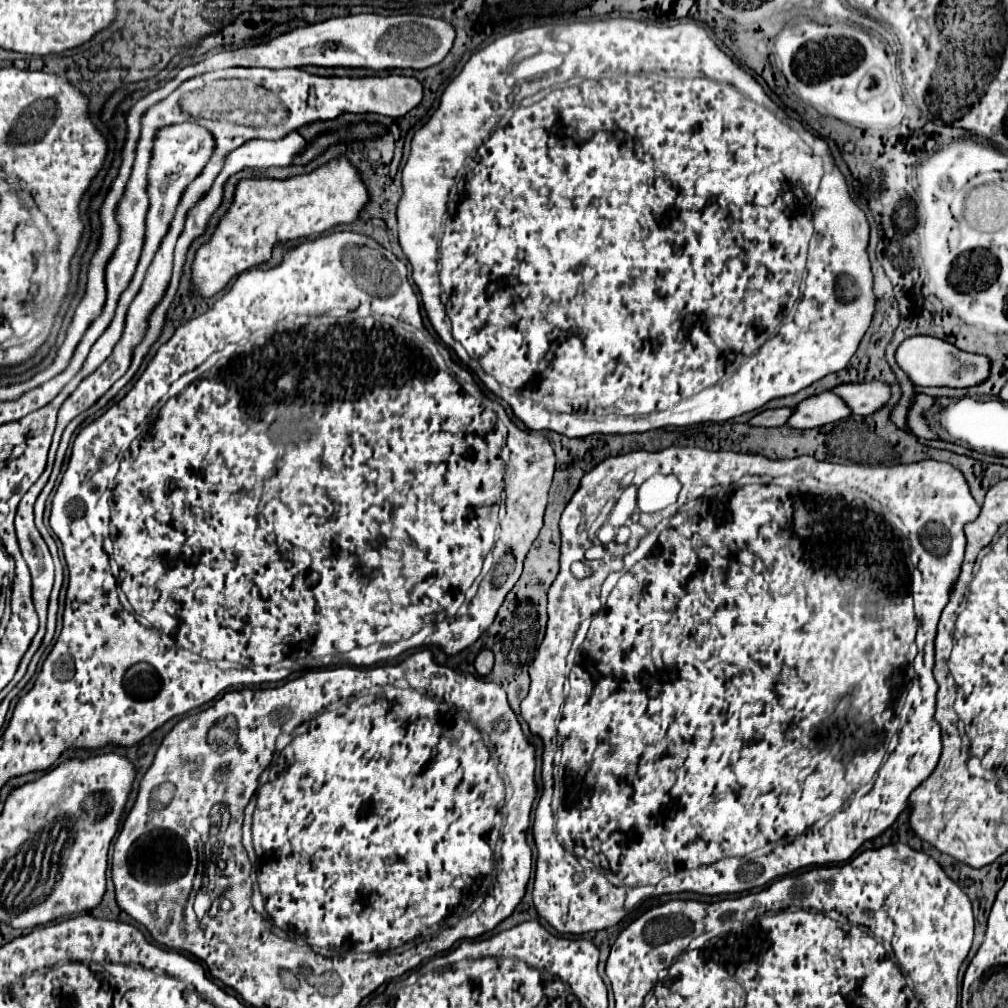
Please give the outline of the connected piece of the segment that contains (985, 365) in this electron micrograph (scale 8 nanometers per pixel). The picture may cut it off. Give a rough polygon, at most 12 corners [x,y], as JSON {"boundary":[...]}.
{"boundary":[[932,336],[896,352],[918,386],[970,388],[990,376],[990,358]]}

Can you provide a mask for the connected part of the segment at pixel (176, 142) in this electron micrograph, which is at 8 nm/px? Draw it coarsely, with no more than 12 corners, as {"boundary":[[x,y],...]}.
{"boundary":[[194,120],[158,134],[148,186],[144,282],[182,194],[216,146]]}

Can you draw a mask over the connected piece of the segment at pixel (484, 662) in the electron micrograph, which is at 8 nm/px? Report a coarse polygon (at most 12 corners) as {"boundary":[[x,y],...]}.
{"boundary":[[482,650],[474,668],[480,676],[492,670],[494,654],[492,650]]}

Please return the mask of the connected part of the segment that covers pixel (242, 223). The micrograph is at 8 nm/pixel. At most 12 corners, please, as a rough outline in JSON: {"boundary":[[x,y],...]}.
{"boundary":[[348,158],[242,180],[194,290],[218,294],[274,244],[350,224],[366,186]]}

